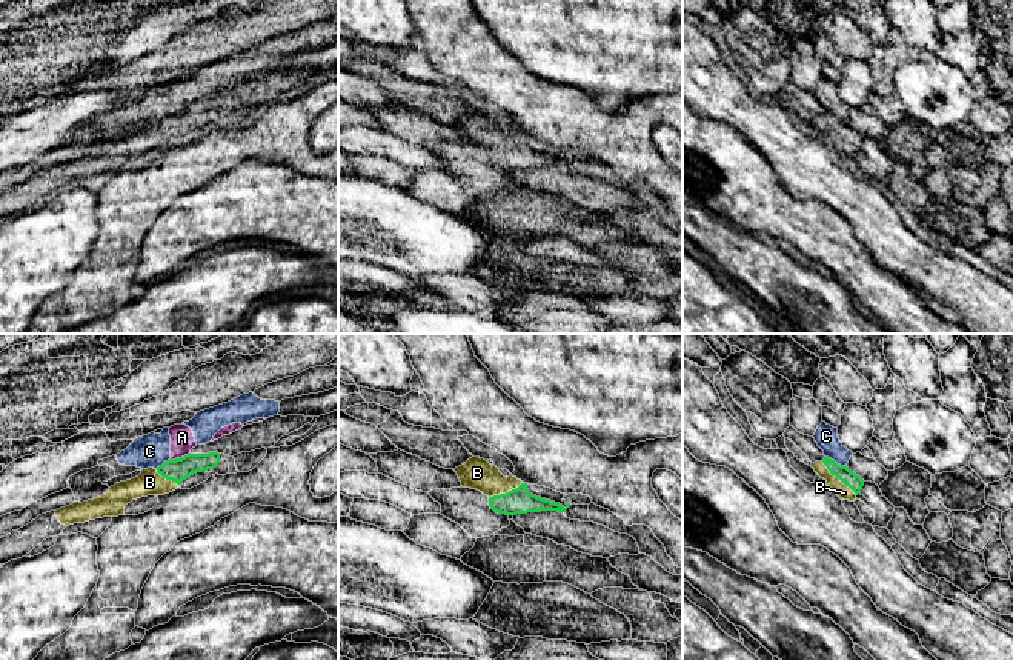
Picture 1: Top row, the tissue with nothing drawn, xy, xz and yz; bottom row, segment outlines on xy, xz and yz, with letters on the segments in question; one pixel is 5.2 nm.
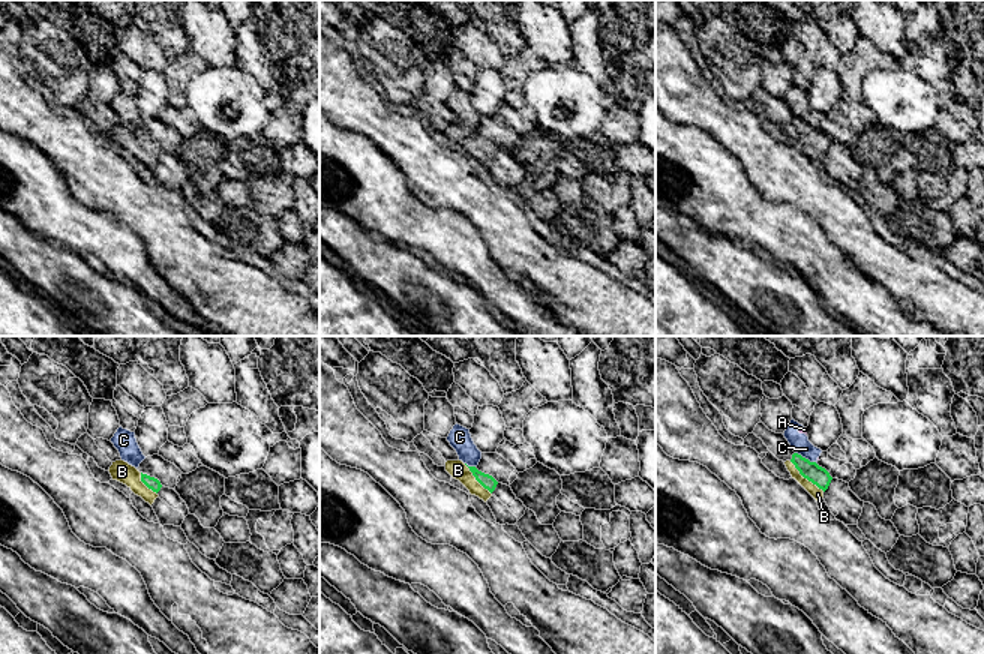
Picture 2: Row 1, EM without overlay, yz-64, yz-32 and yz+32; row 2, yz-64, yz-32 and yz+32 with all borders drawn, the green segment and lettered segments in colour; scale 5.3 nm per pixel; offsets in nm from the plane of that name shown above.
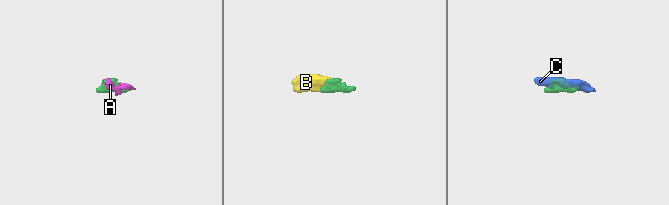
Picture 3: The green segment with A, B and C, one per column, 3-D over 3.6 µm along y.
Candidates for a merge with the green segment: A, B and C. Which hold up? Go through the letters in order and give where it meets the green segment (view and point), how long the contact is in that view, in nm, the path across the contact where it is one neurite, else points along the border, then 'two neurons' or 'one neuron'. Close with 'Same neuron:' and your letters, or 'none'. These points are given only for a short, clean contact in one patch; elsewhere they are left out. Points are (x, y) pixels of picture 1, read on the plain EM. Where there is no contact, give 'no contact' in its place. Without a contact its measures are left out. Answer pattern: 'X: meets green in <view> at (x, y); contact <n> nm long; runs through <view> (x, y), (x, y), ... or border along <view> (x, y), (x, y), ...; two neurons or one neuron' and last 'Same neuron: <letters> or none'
A: meets green in xy at (182, 113); contact 110 nm long; border along xy (189, 108), (171, 114); two neurons
B: meets green in yz at (838, 133); contact 260 nm long; runs through yz (843, 128), (838, 133), (844, 139), (844, 148); one neuron
C: meets green in yz at (835, 117); contact 130 nm long; border along yz (826, 111), (846, 122); two neurons
Same neuron: B

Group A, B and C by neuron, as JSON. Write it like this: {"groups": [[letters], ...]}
{"groups": [["A", "C"], ["B"]]}

